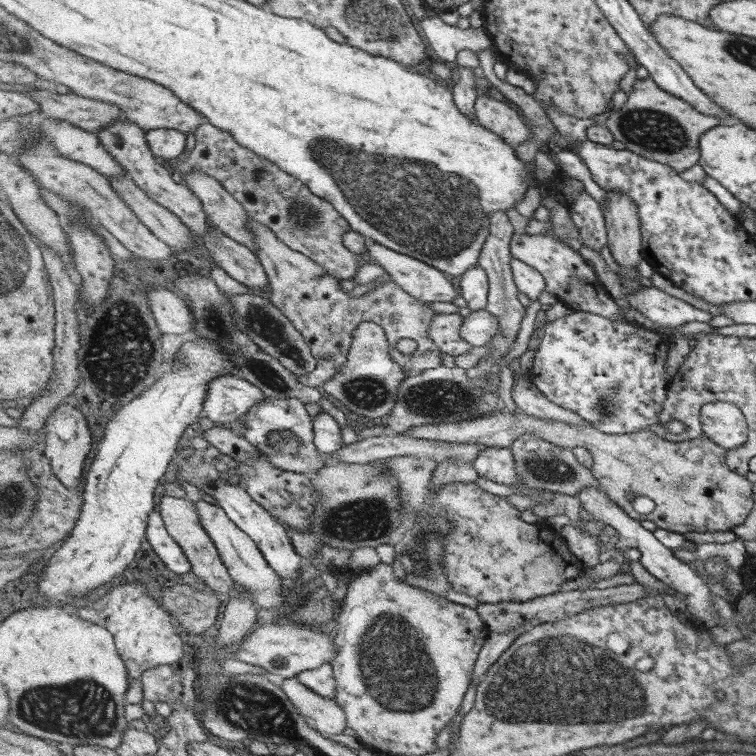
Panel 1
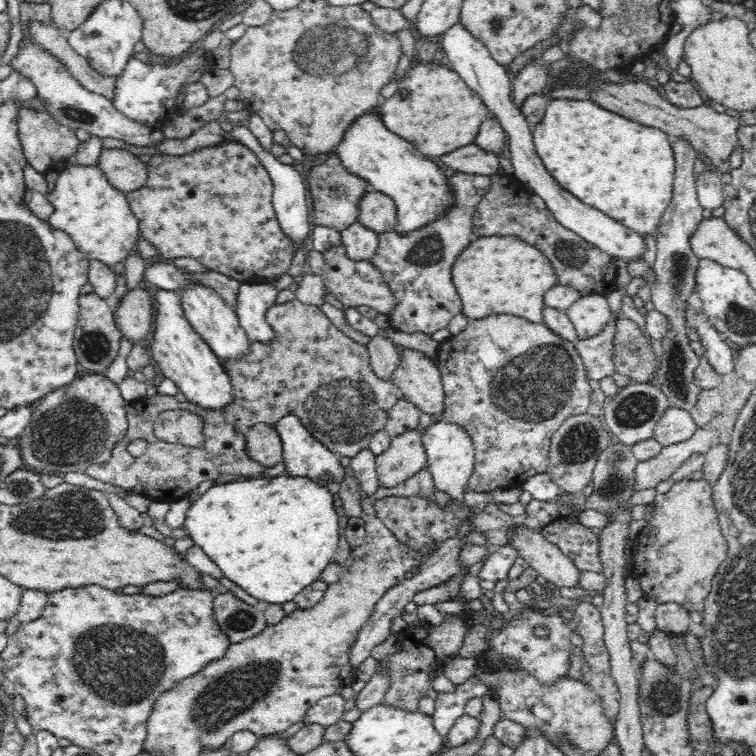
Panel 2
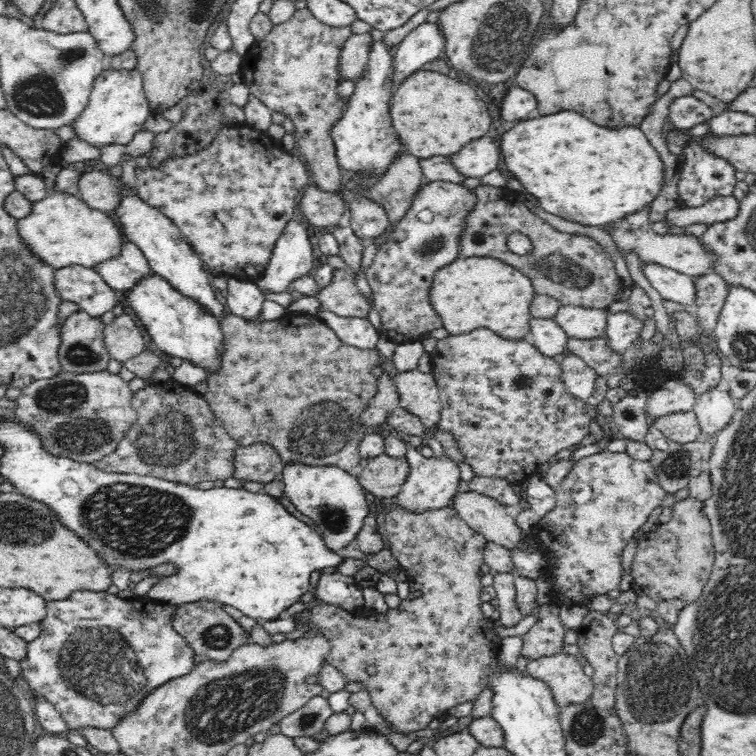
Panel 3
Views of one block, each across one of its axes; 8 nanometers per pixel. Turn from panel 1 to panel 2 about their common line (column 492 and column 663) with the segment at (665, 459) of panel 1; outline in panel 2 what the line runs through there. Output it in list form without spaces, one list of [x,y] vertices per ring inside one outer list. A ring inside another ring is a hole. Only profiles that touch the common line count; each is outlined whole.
[[[671,407],[656,423],[653,439],[667,447],[688,440],[696,429],[698,426],[690,413]]]

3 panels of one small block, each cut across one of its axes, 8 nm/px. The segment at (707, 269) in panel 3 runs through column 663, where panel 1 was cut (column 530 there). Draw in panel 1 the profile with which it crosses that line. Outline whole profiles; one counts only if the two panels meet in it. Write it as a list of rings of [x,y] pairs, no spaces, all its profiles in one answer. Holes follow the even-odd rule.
[[[515,233],[510,247],[512,256],[527,262],[541,273],[546,281],[546,291],[555,295],[559,302],[565,304],[573,312],[591,312],[613,321],[627,322],[621,306],[609,296],[609,292],[605,290],[605,286],[597,278],[595,270],[581,256],[581,252],[567,246],[562,239],[543,235],[543,233],[536,235]]]

